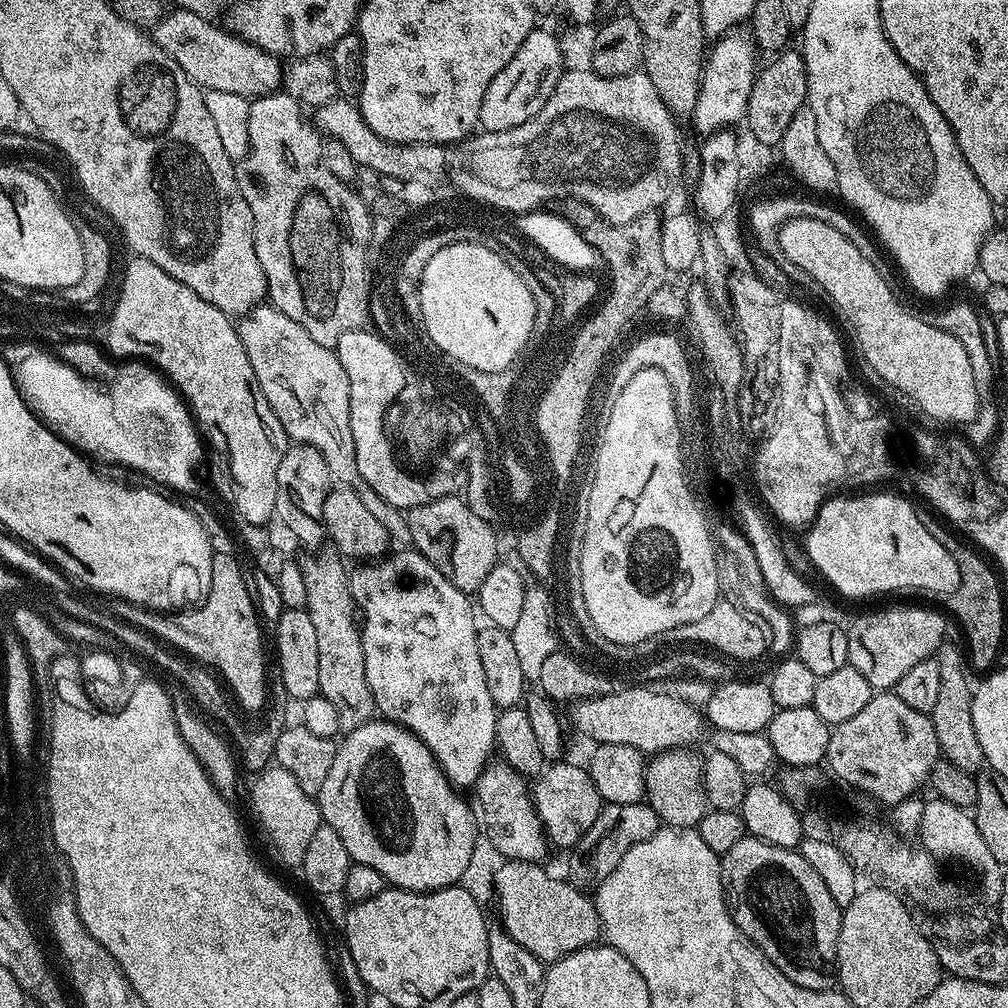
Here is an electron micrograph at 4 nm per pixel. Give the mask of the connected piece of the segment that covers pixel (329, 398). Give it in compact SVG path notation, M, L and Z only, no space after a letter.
M271 303L259 304L254 310L239 317L238 331L240 341L254 366L258 386L270 402L270 410L282 422L282 430L289 441L309 444L326 458L330 474L337 485L354 490L362 503L374 513L374 518L386 526L389 541L400 546L411 545L408 517L390 502L378 498L374 490L358 471L354 458L354 434L350 434L350 382L346 382L346 370L333 349L314 342L294 318L286 318L282 310L272 307Z

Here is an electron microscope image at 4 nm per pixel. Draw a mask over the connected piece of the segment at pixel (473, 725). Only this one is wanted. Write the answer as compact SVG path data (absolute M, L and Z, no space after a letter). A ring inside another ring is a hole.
M415 550L396 551L400 552L393 551L375 562L365 563L368 564L365 568L353 571L350 576L352 599L362 613L366 682L370 682L377 713L393 724L410 729L434 754L453 788L471 789L497 751L498 709L494 698L490 698L486 674L482 674L477 613L473 601L472 604L468 601L471 600L469 593L458 590L424 555Z

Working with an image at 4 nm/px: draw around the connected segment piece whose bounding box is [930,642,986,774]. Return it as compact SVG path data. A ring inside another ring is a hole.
M951 642L945 643L935 657L940 667L938 678L938 699L934 701L934 710L930 713L934 734L938 734L938 746L943 759L973 774L985 771L982 745L978 743L978 734L974 734L974 714L972 713L973 685L968 685L968 676L964 673L966 660Z

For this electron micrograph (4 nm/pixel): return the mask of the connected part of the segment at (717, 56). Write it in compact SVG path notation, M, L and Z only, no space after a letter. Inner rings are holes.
M733 30L724 33L711 45L704 66L704 74L700 77L700 93L696 99L696 108L692 111L690 120L701 128L701 133L711 134L721 130L731 129L732 124L741 123L748 109L748 99L758 71L756 64L757 45L754 43L751 31Z

